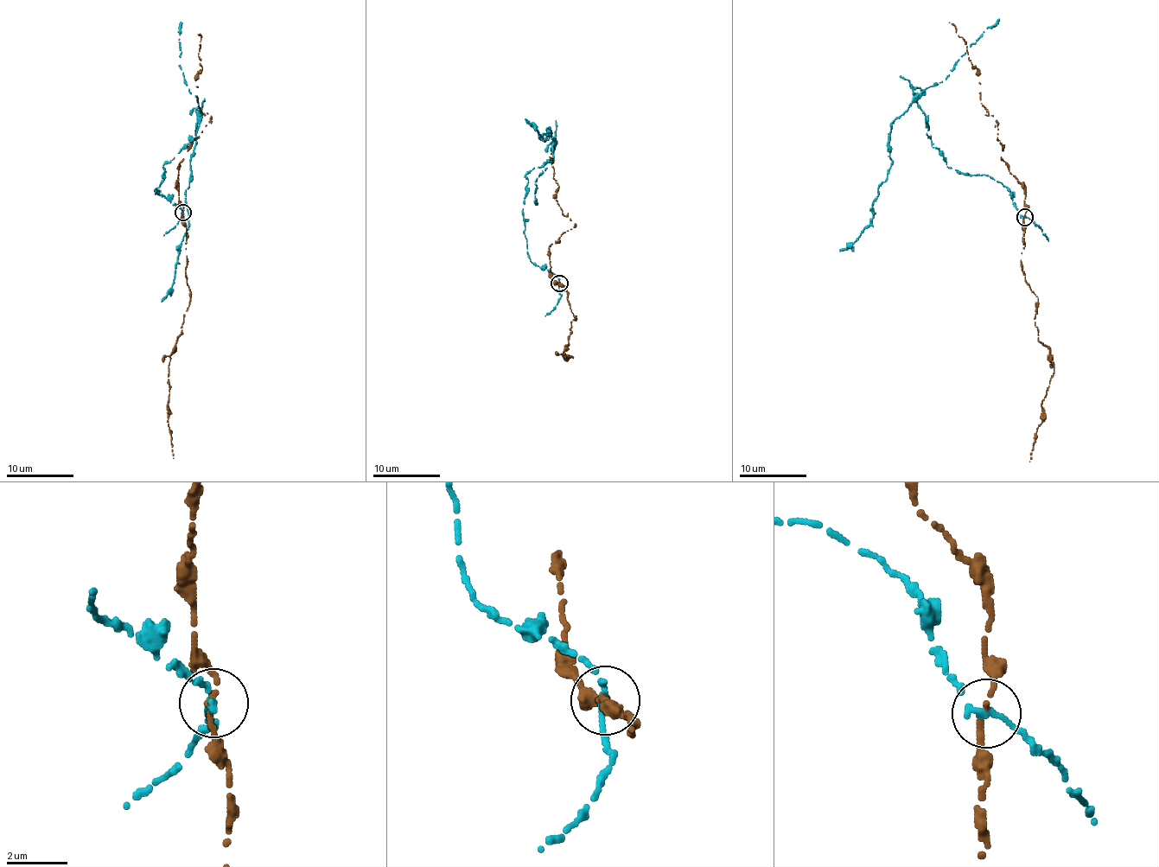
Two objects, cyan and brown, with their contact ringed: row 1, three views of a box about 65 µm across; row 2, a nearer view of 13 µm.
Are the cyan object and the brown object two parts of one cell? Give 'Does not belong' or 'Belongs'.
Does not belong

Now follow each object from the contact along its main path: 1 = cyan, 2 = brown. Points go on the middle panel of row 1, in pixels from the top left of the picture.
1: (558, 283), (530, 260), (525, 175), (551, 161), (552, 143), (525, 119)
2: (558, 283), (567, 293), (576, 320), (570, 322), (567, 347), (563, 353), (564, 360), (567, 355), (573, 357)

